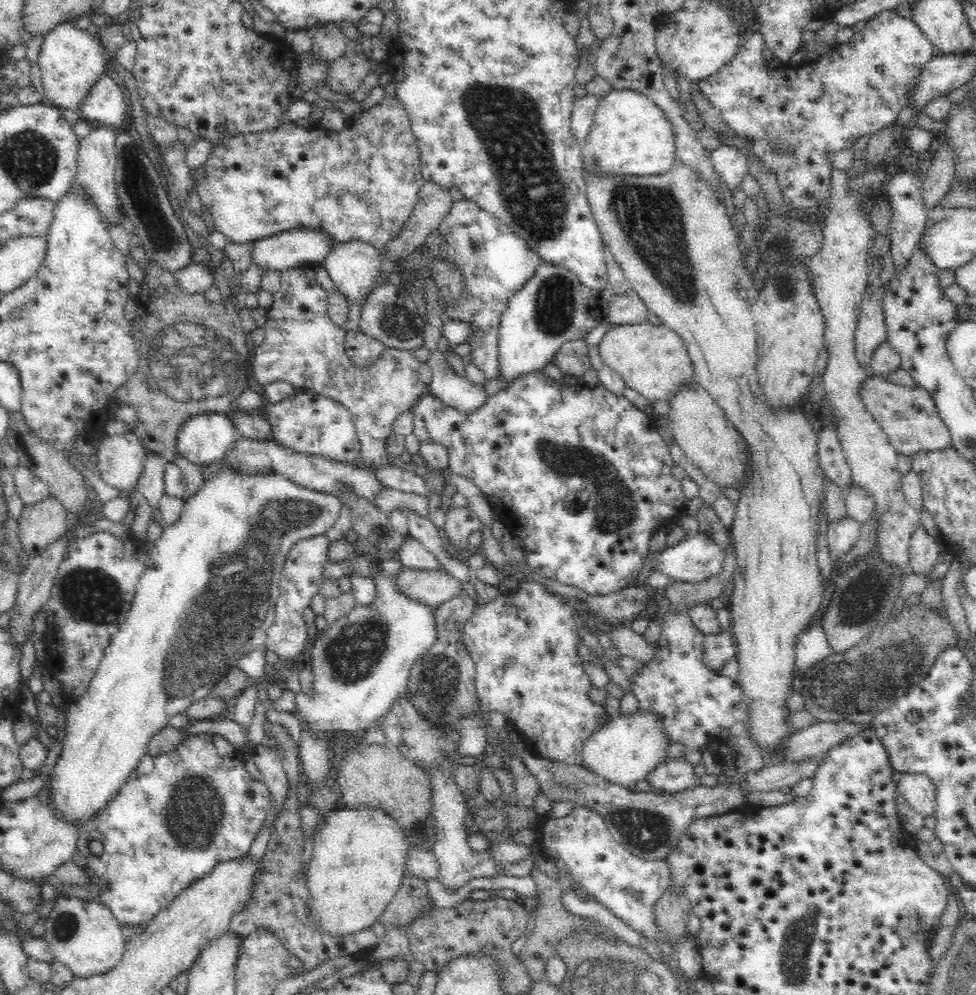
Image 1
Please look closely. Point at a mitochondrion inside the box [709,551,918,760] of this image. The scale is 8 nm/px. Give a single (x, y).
(855, 609)

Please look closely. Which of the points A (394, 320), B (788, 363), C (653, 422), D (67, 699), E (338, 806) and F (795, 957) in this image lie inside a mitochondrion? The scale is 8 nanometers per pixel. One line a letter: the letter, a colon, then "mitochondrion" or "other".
A: mitochondrion
B: other
C: other
D: other
E: other
F: mitochondrion

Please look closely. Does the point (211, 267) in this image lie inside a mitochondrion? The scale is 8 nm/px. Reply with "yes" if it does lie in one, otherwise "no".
no

